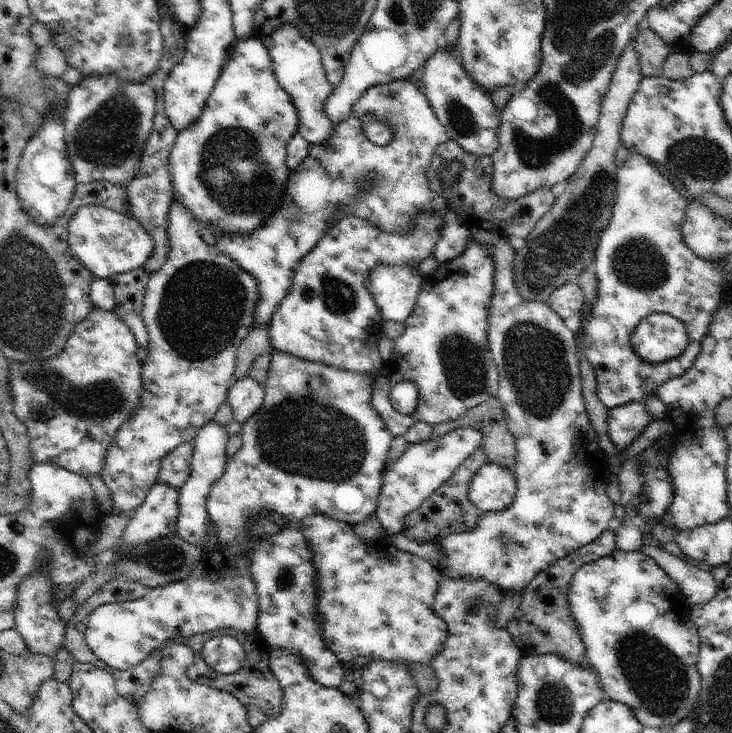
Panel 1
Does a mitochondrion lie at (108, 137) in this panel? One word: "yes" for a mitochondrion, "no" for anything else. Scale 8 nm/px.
yes

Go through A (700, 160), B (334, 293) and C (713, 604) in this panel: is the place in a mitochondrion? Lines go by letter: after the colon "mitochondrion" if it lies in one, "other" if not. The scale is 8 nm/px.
A: mitochondrion
B: mitochondrion
C: other

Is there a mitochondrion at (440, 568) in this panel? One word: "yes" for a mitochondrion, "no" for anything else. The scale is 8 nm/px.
no

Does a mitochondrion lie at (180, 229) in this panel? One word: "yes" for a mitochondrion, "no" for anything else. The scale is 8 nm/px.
no

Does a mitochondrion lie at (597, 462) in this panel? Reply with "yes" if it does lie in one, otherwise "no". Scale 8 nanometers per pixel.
no

